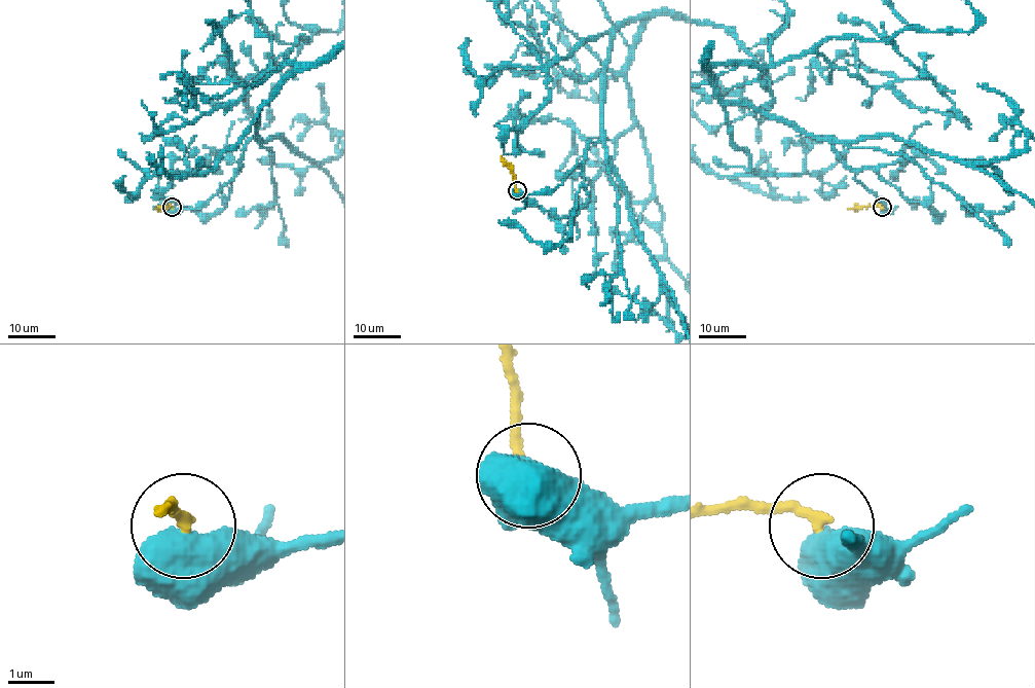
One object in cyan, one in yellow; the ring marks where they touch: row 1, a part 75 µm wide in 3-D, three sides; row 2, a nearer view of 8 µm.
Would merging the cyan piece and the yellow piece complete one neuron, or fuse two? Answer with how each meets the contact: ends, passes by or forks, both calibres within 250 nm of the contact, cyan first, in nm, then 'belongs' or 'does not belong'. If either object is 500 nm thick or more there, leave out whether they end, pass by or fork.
850/260 nm | does not belong

